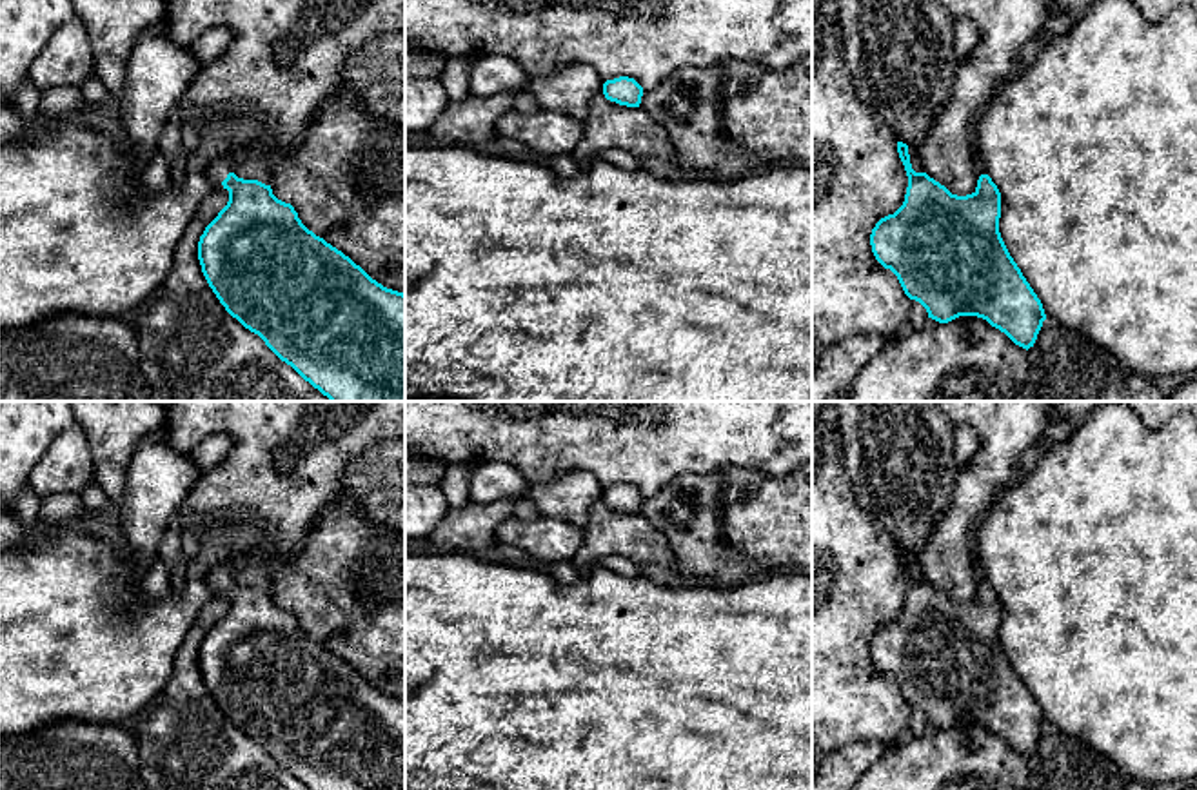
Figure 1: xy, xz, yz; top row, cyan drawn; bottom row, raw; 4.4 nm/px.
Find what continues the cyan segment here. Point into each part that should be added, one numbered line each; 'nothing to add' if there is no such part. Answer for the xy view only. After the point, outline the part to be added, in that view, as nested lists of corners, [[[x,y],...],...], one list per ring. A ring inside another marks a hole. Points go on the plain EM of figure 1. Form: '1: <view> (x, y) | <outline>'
1: xy (220, 574) | [[[222,563],[216,565],[209,574],[207,574],[207,585],[213,588],[213,592],[222,594],[222,588],[227,585],[231,578],[231,565]]]

